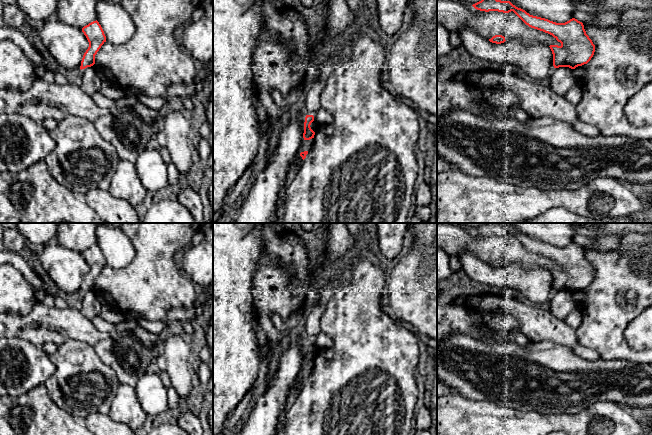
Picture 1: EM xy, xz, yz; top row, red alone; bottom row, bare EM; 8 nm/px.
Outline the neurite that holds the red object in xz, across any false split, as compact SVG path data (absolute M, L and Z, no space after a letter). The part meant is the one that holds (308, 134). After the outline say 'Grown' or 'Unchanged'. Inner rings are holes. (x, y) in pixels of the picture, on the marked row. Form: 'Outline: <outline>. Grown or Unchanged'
Outline: M306 115L304 122L304 133L303 133L304 140L310 140L314 138L315 132L310 127L313 121L314 121L313 115Z. Unchanged

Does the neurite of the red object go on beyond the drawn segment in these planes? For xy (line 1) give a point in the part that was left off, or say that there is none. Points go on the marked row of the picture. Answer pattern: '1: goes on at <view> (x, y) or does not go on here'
1: does not go on here

